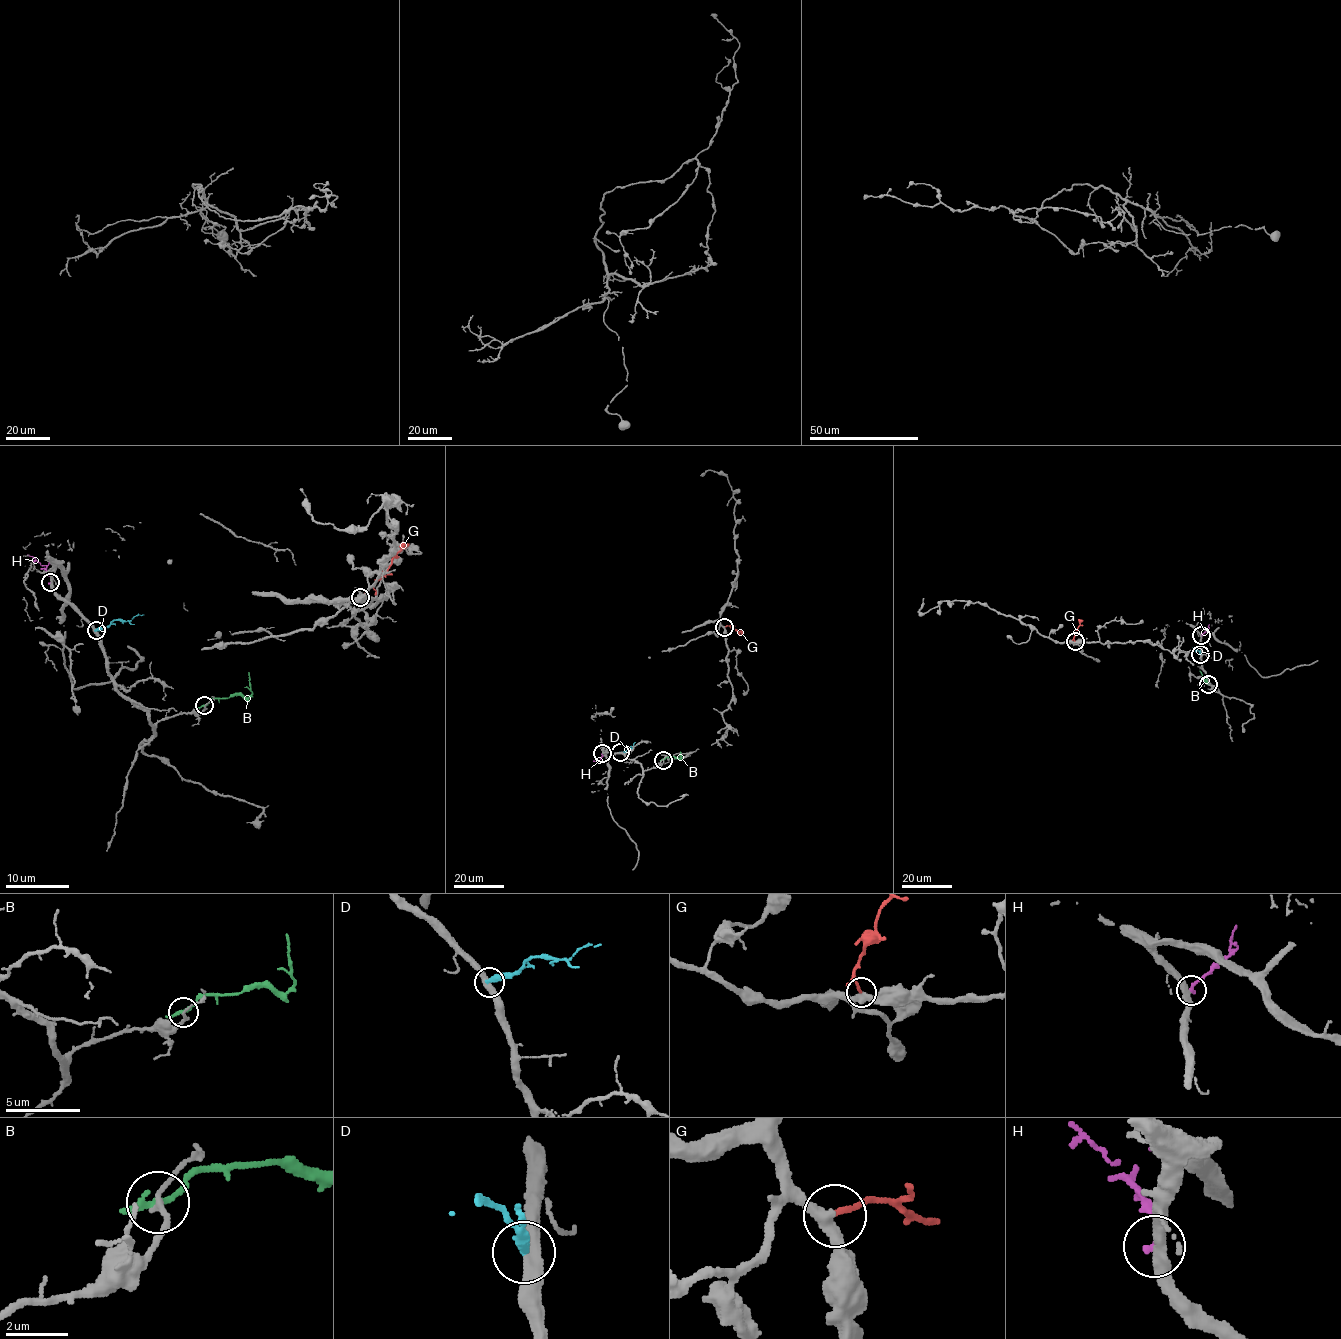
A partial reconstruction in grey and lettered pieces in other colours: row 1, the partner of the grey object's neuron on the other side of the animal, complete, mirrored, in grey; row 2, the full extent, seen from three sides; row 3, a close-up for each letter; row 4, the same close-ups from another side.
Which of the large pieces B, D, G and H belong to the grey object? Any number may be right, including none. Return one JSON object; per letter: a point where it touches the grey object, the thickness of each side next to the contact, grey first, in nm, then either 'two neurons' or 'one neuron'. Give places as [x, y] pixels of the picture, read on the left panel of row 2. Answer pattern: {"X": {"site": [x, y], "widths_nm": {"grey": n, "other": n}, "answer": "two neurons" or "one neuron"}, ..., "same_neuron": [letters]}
{"B": {"site": [204, 705], "widths_nm": {"grey": 170, "other": 280}, "answer": "two neurons"}, "D": {"site": [96, 630], "widths_nm": {"grey": 440, "other": 360}, "answer": "two neurons"}, "G": {"site": [360, 597], "widths_nm": {"grey": 400, "other": 160}, "answer": "one neuron"}, "H": {"site": [50, 582], "widths_nm": {"grey": 380, "other": 240}, "answer": "two neurons"}, "same_neuron": ["G"]}

